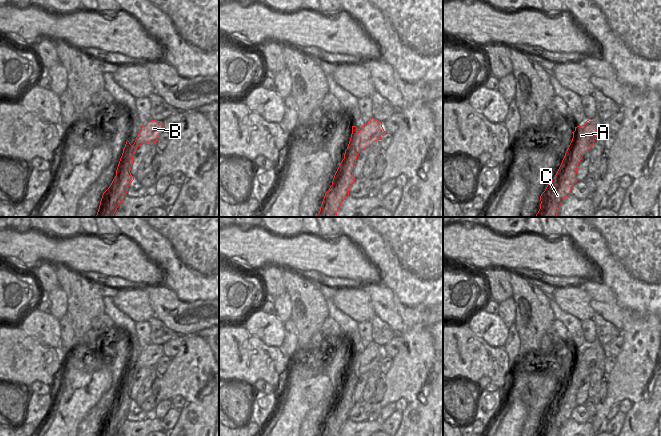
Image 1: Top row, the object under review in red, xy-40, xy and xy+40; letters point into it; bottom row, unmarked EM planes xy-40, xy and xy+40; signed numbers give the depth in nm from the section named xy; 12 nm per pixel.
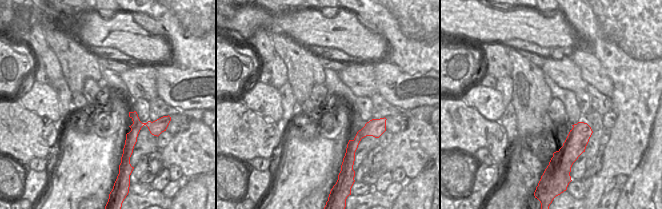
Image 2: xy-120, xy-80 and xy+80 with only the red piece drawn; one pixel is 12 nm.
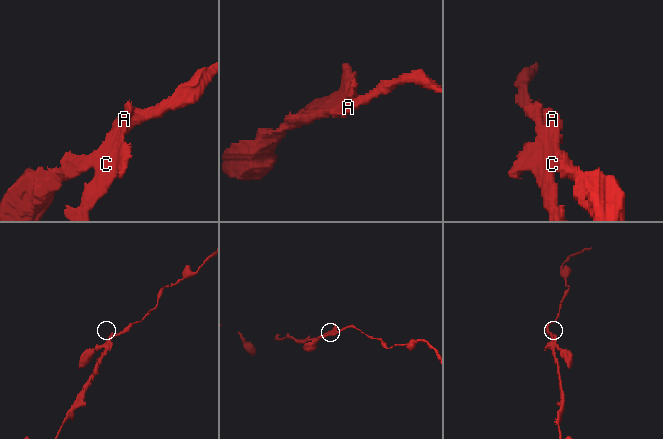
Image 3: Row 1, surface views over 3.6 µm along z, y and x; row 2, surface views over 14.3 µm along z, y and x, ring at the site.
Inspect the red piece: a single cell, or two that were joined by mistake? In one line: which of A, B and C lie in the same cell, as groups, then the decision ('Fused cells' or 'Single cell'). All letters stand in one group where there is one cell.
Groups: A B / C. Fused cells

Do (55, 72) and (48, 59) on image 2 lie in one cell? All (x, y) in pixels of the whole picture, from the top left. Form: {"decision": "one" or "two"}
{"decision": "one"}

